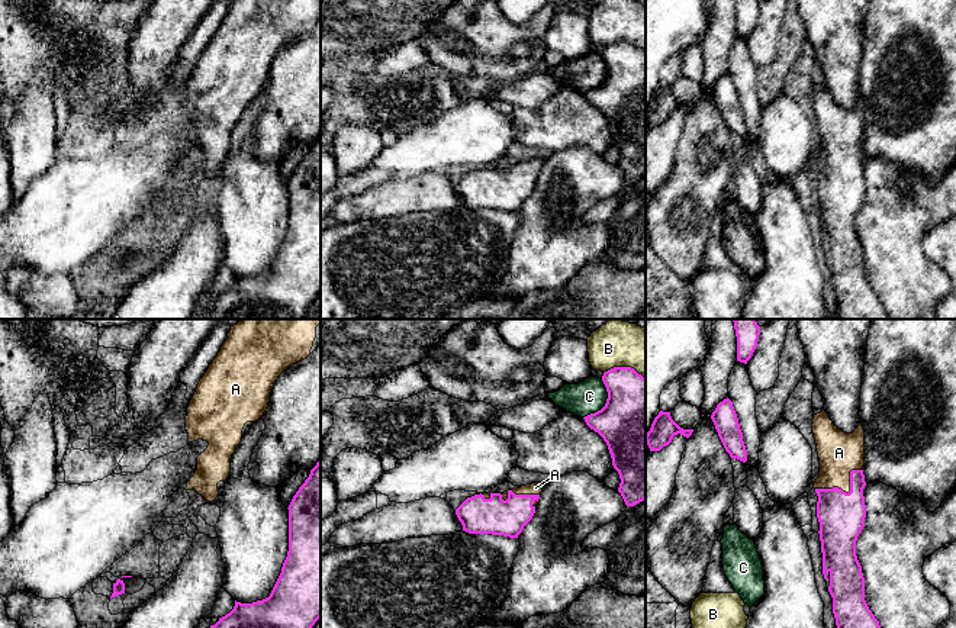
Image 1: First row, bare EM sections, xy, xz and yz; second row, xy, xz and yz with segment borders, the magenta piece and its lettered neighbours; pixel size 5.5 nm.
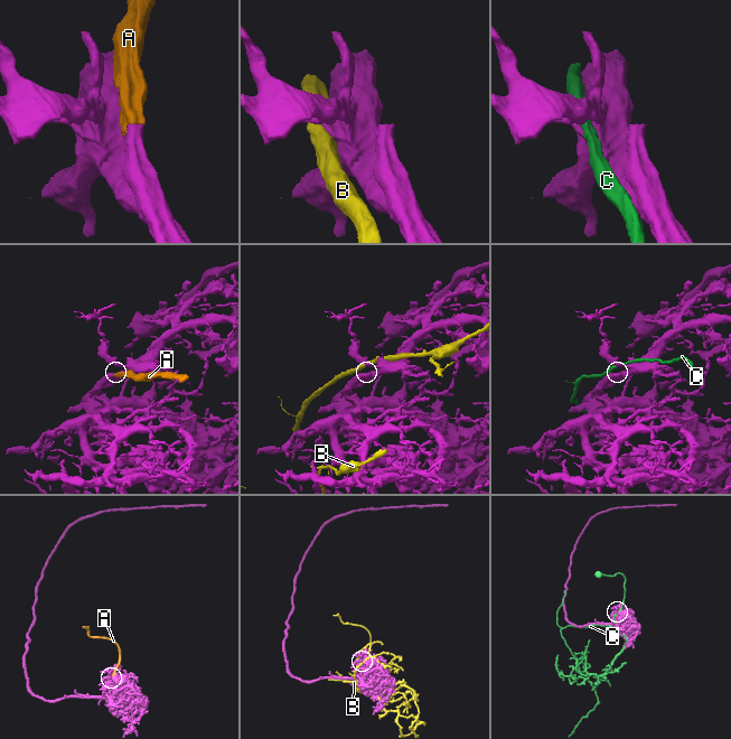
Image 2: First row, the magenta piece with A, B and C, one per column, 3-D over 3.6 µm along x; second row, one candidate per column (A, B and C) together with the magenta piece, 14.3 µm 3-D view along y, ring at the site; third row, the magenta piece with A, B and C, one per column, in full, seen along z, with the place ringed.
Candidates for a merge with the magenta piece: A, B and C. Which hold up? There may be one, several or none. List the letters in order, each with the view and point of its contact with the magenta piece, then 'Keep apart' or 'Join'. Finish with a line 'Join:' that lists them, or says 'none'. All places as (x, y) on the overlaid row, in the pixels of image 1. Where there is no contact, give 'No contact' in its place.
A: Touches magenta at yz (849, 492). Join
B: Touches magenta at xz (624, 367). Keep apart
C: Touches magenta at xz (607, 402). Keep apart
Join: A

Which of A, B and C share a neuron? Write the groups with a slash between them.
A / B / C

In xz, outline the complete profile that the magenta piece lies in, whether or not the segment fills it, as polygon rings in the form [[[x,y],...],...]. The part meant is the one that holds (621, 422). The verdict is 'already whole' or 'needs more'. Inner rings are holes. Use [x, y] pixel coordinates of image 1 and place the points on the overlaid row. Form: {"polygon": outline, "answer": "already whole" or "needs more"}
{"polygon": [[[614,367],[603,373],[602,381],[608,392],[606,403],[583,419],[606,442],[621,479],[618,492],[627,506],[634,506],[646,499],[646,377],[631,367]]], "answer": "already whole"}

